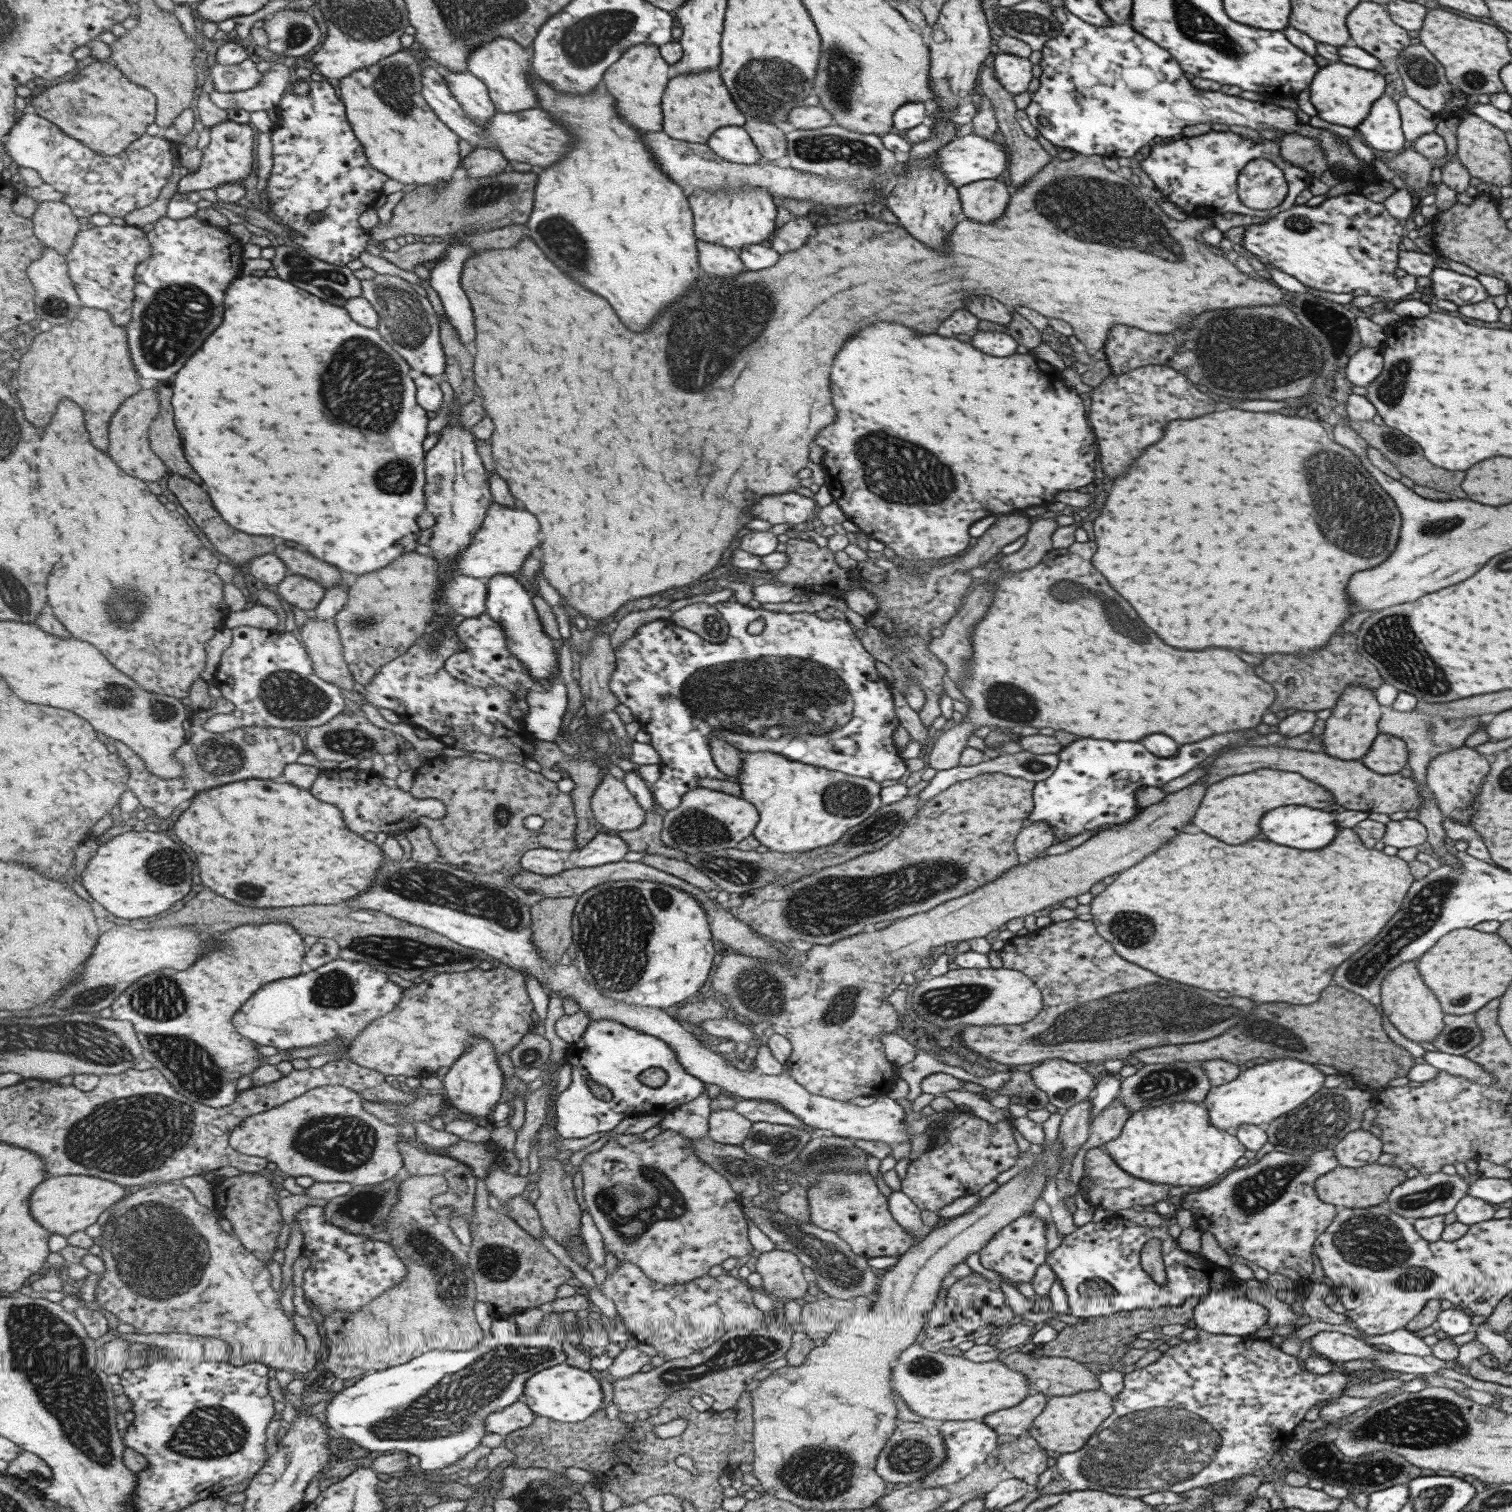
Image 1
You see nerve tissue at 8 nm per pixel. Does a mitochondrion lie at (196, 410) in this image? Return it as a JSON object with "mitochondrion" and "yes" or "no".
{"mitochondrion":"no"}

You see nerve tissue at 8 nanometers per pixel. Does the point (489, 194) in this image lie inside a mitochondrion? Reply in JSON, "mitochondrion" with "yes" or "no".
{"mitochondrion":"yes"}

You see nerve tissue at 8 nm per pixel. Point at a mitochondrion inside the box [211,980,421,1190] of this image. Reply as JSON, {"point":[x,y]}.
{"point":[342,1143]}

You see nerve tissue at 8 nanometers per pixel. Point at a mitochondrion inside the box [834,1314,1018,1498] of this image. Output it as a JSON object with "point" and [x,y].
{"point":[911,1457]}

